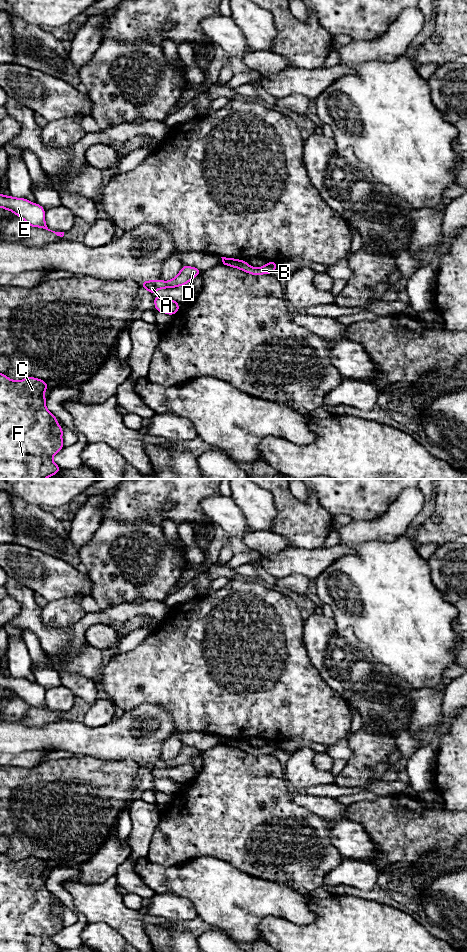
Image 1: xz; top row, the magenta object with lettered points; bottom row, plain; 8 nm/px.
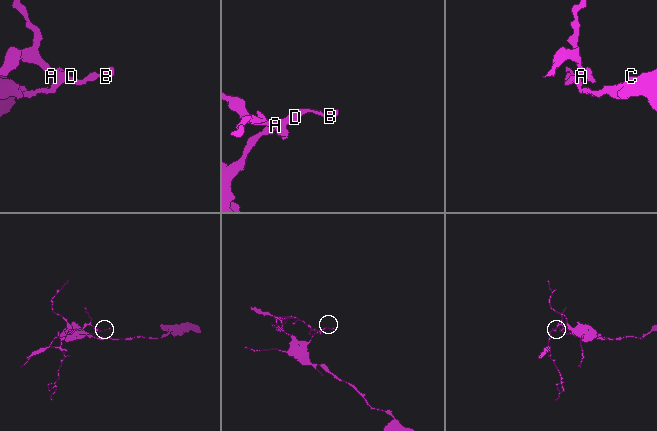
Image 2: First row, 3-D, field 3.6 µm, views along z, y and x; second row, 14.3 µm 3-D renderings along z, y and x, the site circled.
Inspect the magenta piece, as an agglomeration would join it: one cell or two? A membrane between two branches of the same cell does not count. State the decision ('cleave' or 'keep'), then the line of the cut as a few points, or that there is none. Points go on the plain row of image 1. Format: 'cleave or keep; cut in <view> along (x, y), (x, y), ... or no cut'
cleave; cut in xz along (167, 762), (171, 767)

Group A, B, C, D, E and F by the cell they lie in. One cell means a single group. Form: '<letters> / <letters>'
A E / B C D F

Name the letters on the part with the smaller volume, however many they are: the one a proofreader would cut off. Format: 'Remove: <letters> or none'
Remove: A, E

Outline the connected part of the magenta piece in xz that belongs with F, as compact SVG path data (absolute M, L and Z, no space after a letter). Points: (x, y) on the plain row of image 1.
M0 853L0 952L59 952L52 937L64 926L63 909L47 890L44 871L48 864L27 857L20 861Z

